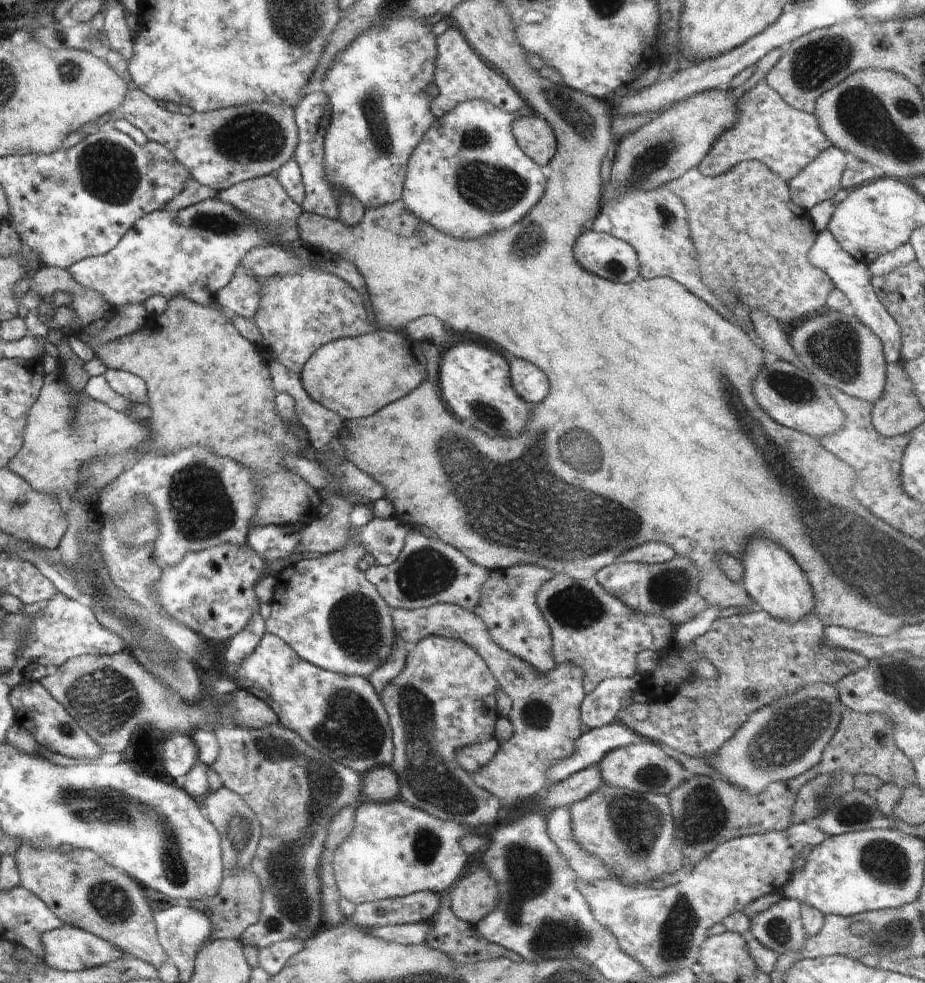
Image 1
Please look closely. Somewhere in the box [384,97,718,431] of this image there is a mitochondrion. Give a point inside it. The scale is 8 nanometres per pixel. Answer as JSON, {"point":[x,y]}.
{"point":[490,189]}

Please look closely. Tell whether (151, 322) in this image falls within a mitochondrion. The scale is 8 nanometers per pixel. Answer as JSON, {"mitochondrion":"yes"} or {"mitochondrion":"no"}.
{"mitochondrion":"no"}

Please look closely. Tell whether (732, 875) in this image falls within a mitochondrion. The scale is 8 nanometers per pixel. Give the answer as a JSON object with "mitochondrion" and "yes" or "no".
{"mitochondrion":"no"}

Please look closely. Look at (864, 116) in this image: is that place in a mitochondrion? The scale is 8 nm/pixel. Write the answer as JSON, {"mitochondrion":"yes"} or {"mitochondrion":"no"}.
{"mitochondrion":"yes"}

